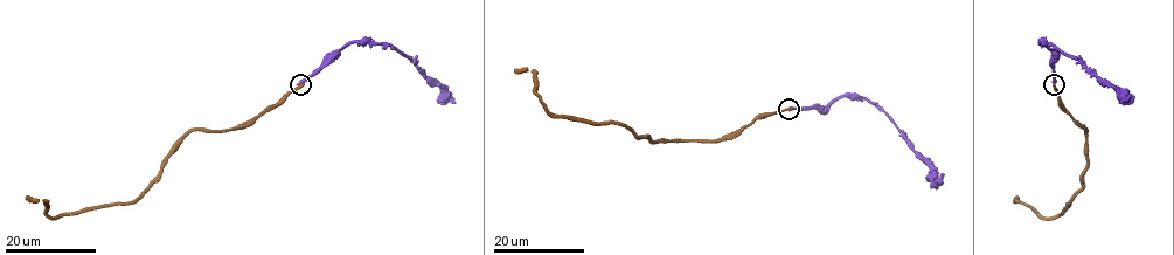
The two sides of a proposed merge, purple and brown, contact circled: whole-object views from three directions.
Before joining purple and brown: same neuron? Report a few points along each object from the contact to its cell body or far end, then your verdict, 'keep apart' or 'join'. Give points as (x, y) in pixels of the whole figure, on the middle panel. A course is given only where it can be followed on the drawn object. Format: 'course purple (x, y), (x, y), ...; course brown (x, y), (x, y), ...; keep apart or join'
course purple (789, 109), (827, 108), (842, 96), (866, 97), (889, 118), (929, 166), (937, 187); course brown (789, 109), (714, 140), (655, 142), (637, 138), (617, 122), (554, 116), (535, 91), (533, 71), (514, 71); keep apart

